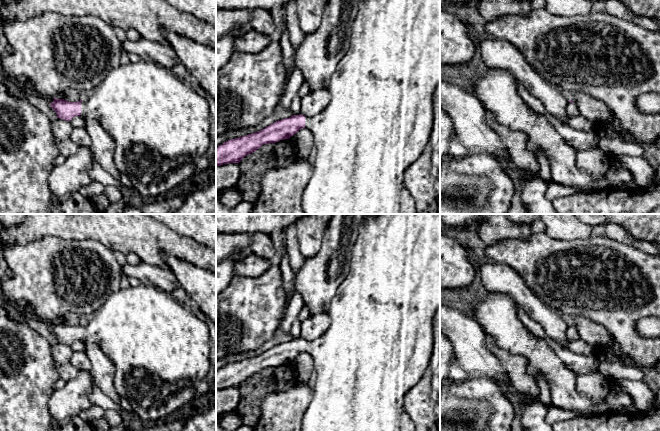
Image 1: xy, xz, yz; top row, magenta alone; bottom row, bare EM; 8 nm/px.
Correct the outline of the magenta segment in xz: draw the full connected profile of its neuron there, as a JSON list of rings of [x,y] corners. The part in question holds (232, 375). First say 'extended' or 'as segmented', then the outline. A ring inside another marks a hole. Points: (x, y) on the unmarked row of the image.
extended; [[[363,214],[359,225],[358,237],[352,248],[348,276],[339,285],[330,301],[327,311],[331,323],[326,332],[316,340],[305,341],[301,338],[278,344],[264,353],[231,363],[216,372],[216,391],[223,388],[239,387],[245,380],[255,376],[263,368],[276,367],[289,363],[300,353],[311,355],[315,366],[314,394],[302,421],[302,431],[400,431],[399,415],[403,411],[405,394],[419,382],[424,374],[434,347],[434,327],[436,313],[440,308],[440,214]]]

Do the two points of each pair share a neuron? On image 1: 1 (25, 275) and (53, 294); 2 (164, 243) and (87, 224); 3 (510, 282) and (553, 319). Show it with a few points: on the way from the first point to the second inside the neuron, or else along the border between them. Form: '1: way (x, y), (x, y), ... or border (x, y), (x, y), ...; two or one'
1: way (32, 275), (46, 287); one
2: way (145, 236), (129, 229), (123, 224), (106, 224); one
3: way (521, 293), (542, 314); one

